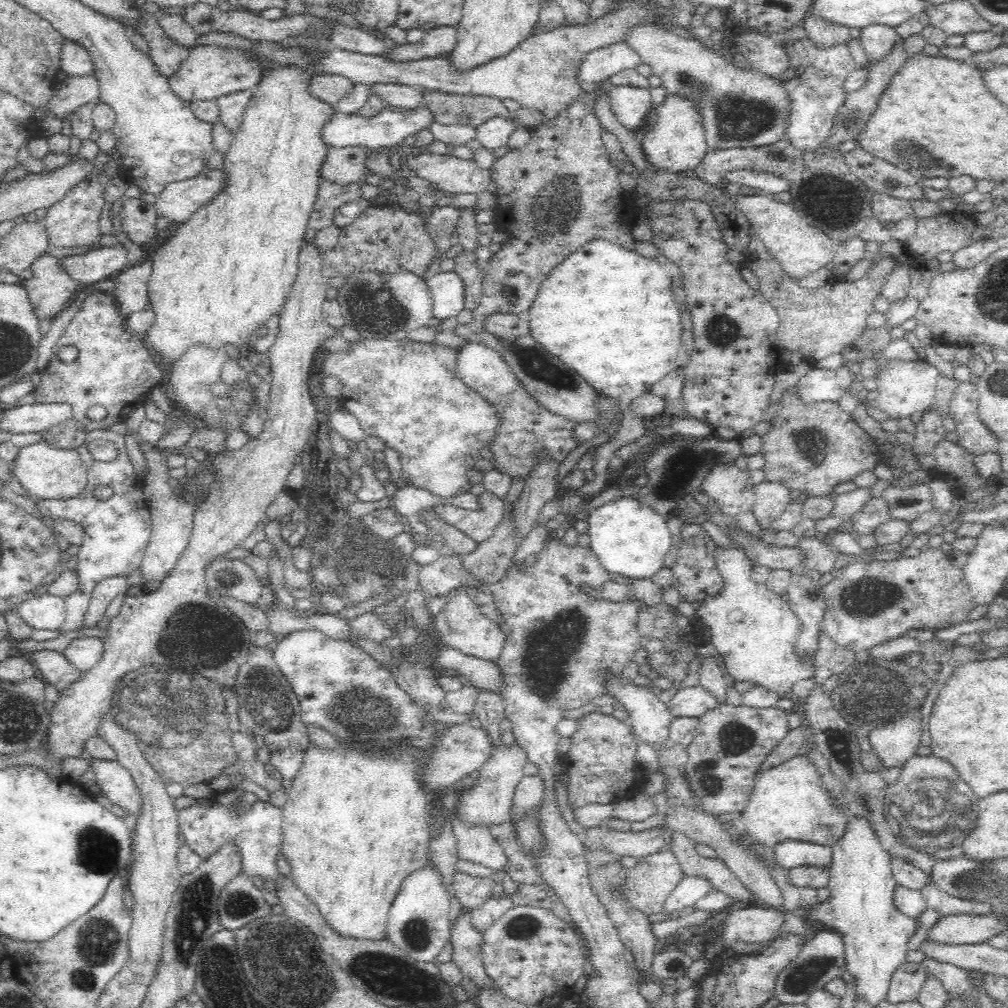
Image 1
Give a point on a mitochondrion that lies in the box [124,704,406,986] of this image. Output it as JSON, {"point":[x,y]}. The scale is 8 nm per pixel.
{"point":[196,913]}

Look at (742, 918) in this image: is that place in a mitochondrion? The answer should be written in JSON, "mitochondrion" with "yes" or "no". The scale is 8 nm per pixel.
{"mitochondrion":"no"}

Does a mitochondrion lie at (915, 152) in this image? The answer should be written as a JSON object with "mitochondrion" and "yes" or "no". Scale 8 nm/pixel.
{"mitochondrion":"yes"}

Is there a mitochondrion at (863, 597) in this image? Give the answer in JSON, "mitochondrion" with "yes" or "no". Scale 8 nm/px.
{"mitochondrion":"yes"}

